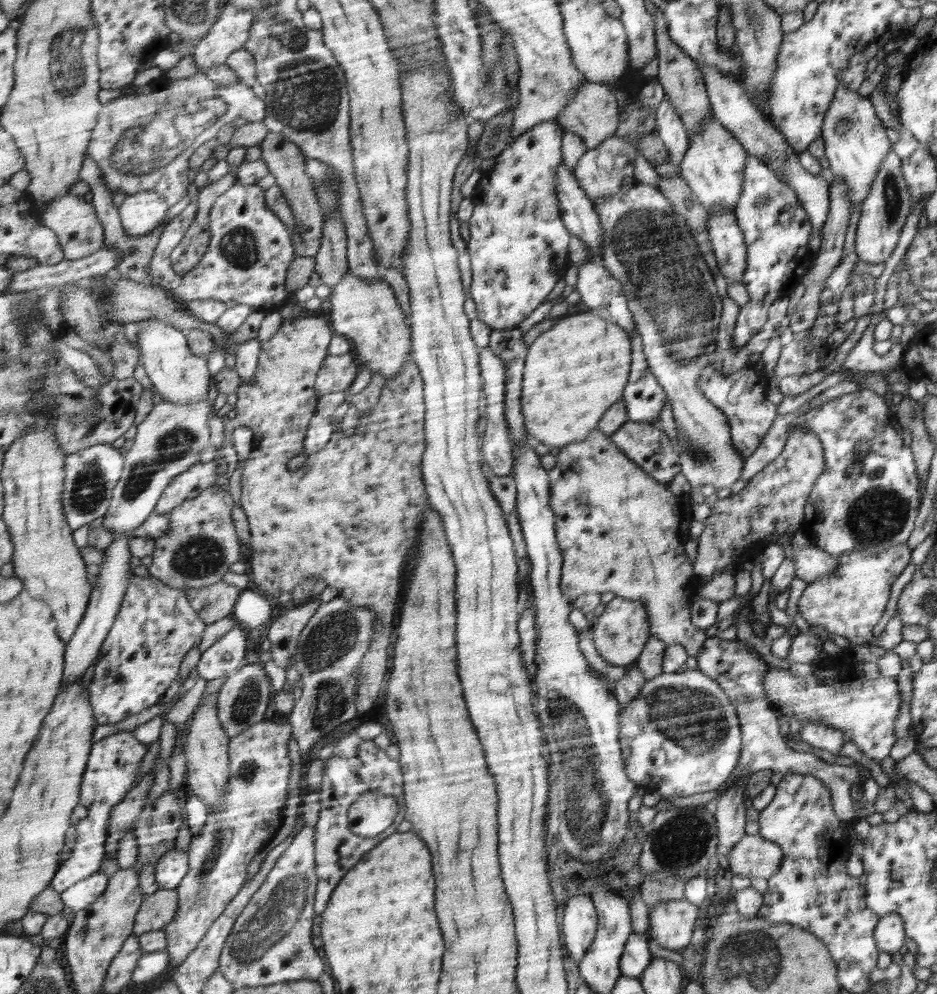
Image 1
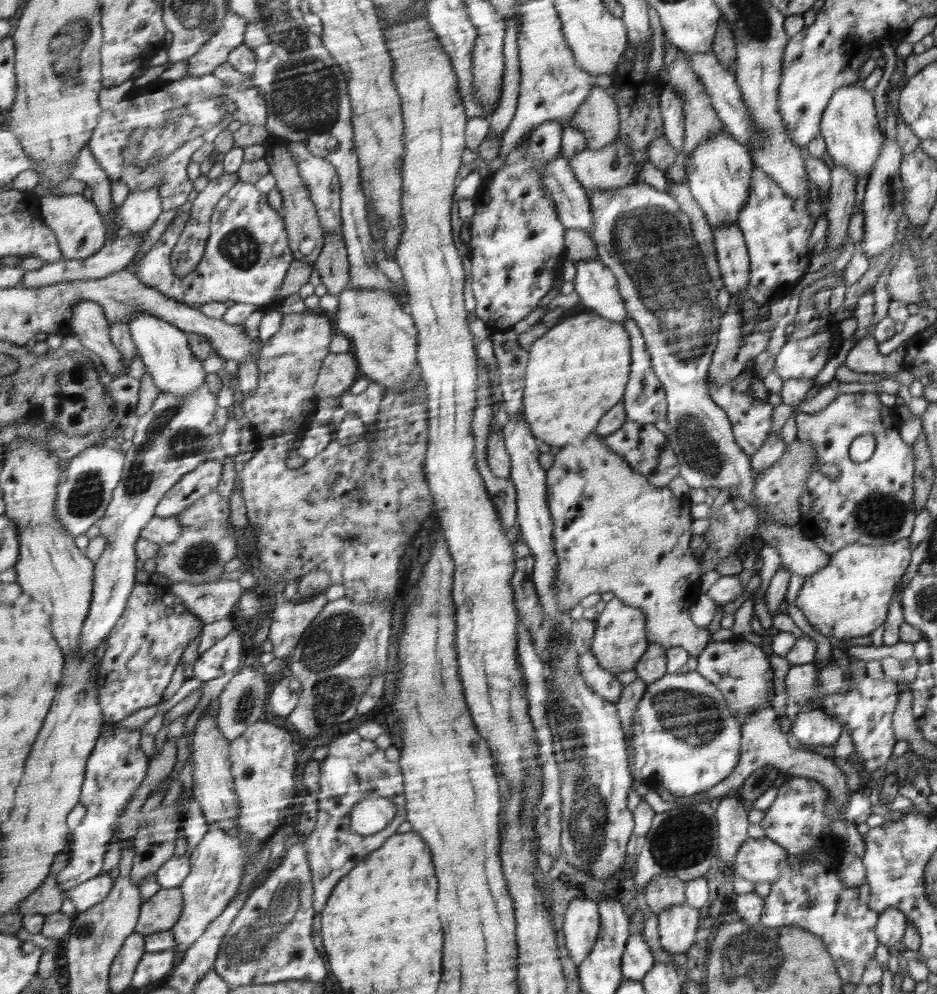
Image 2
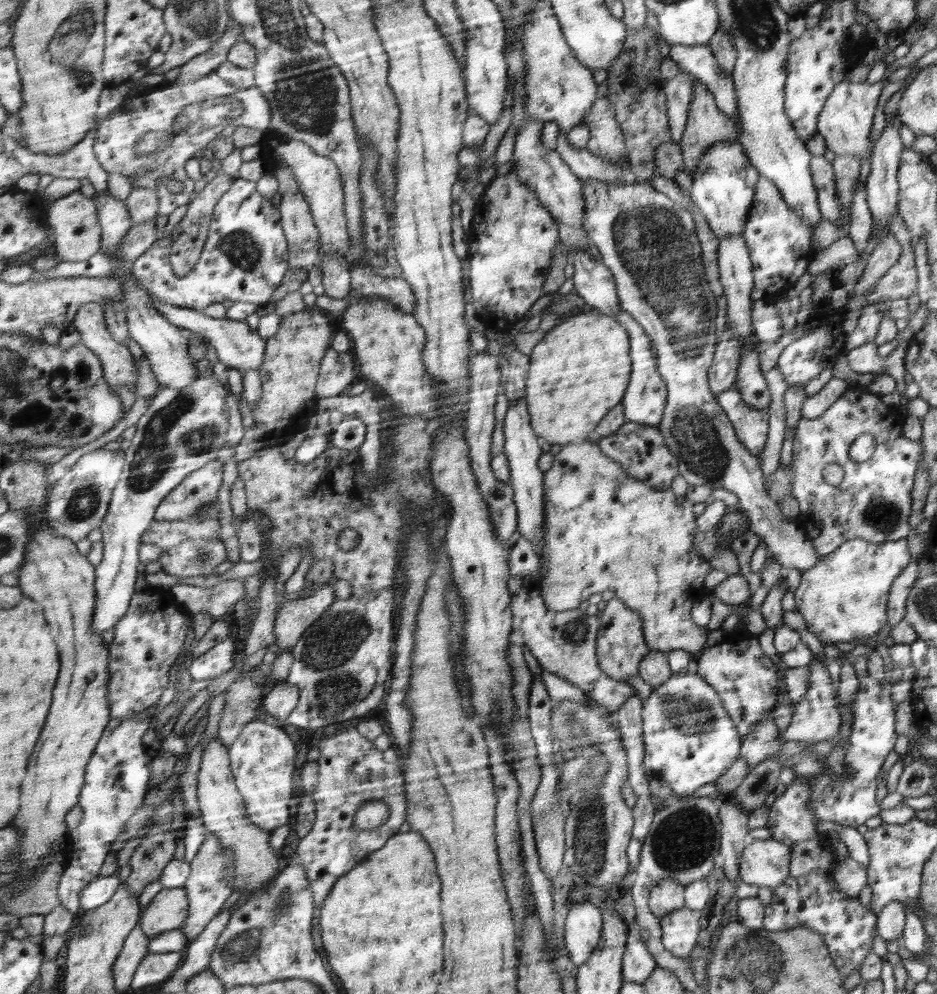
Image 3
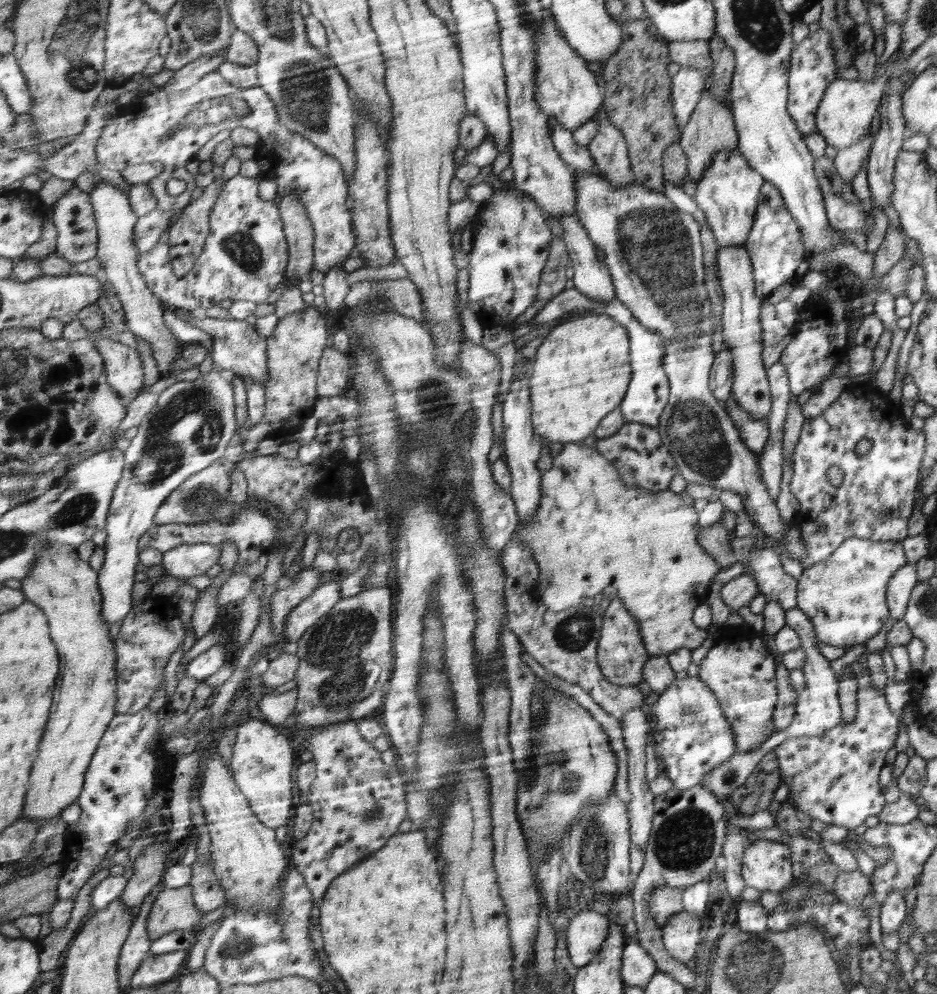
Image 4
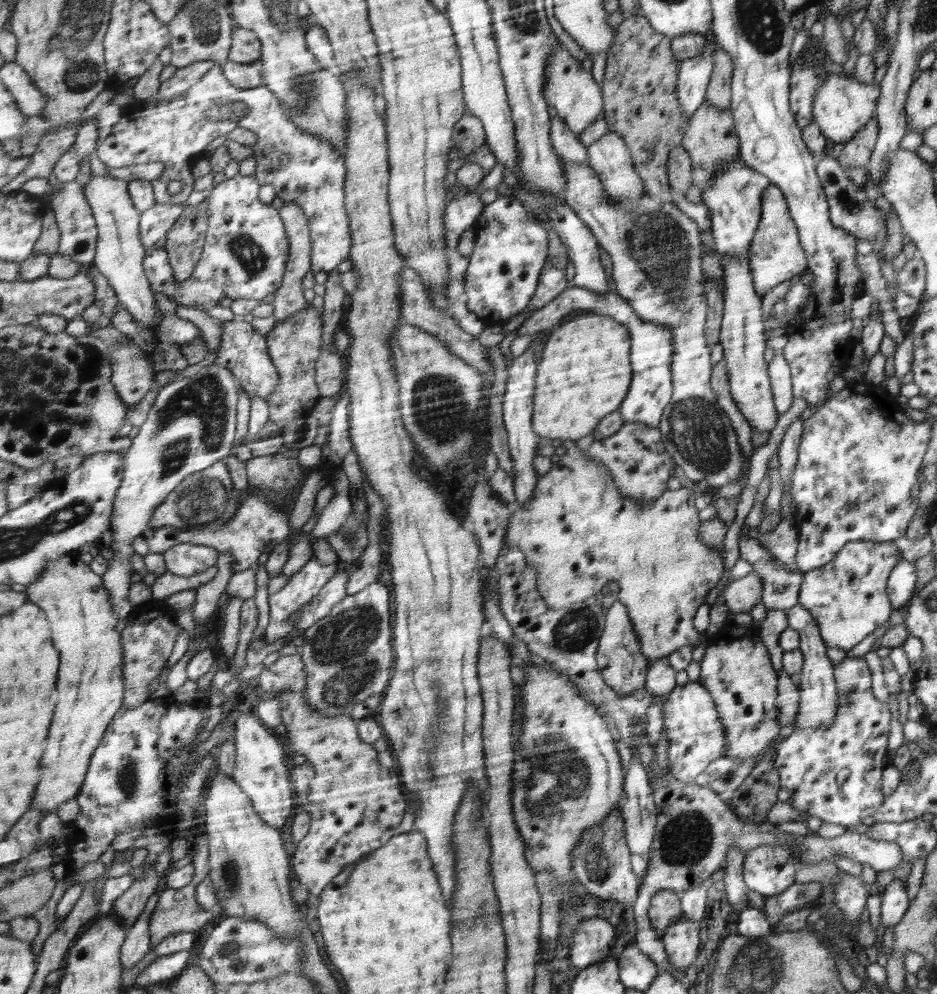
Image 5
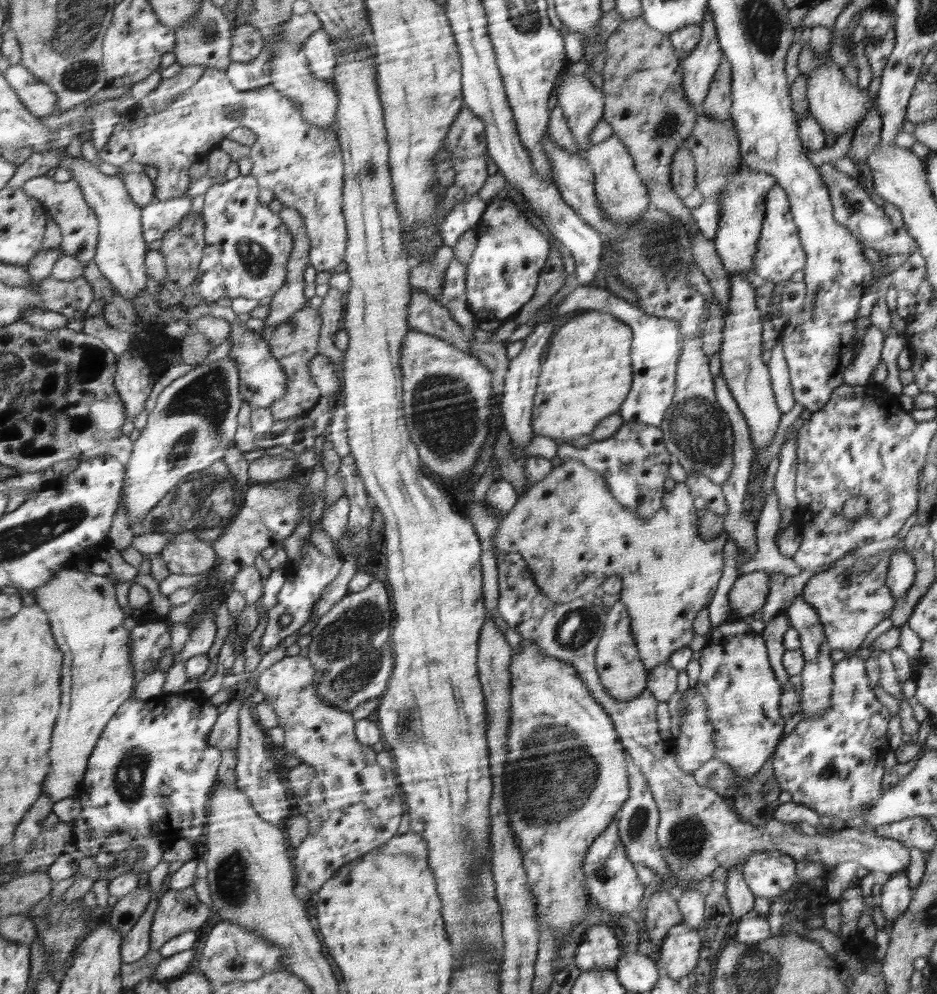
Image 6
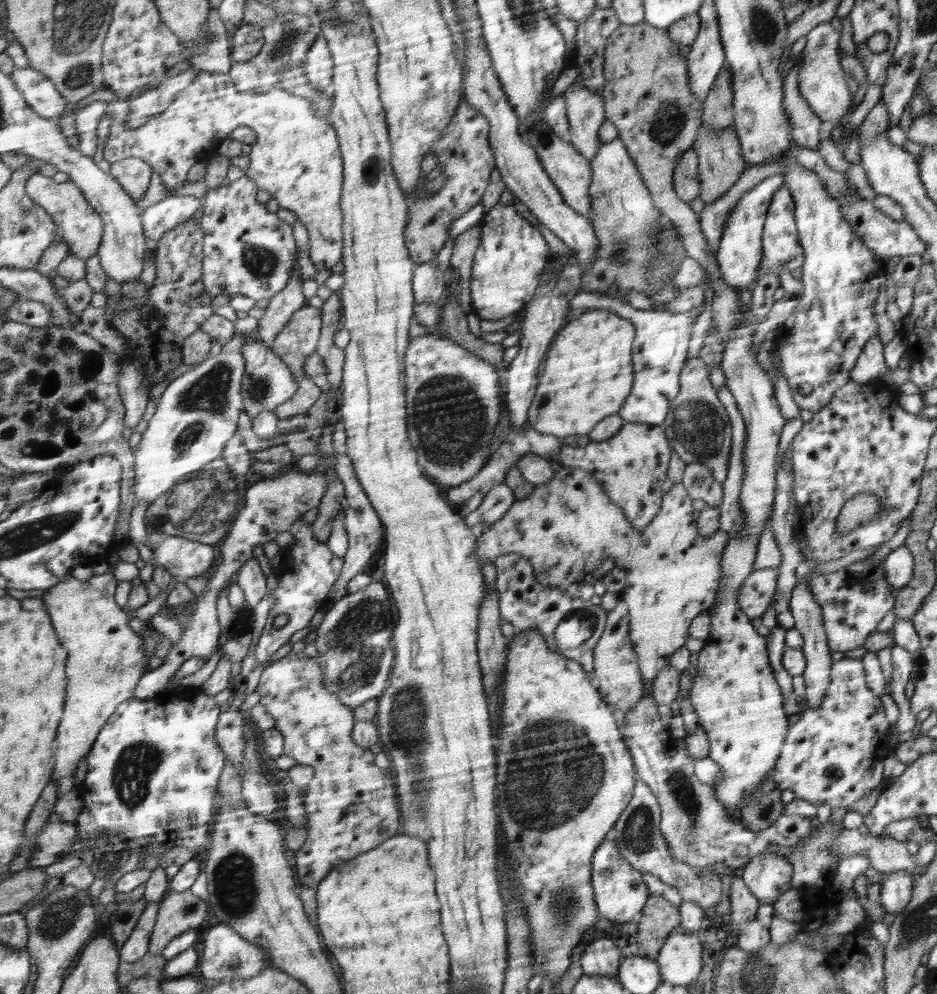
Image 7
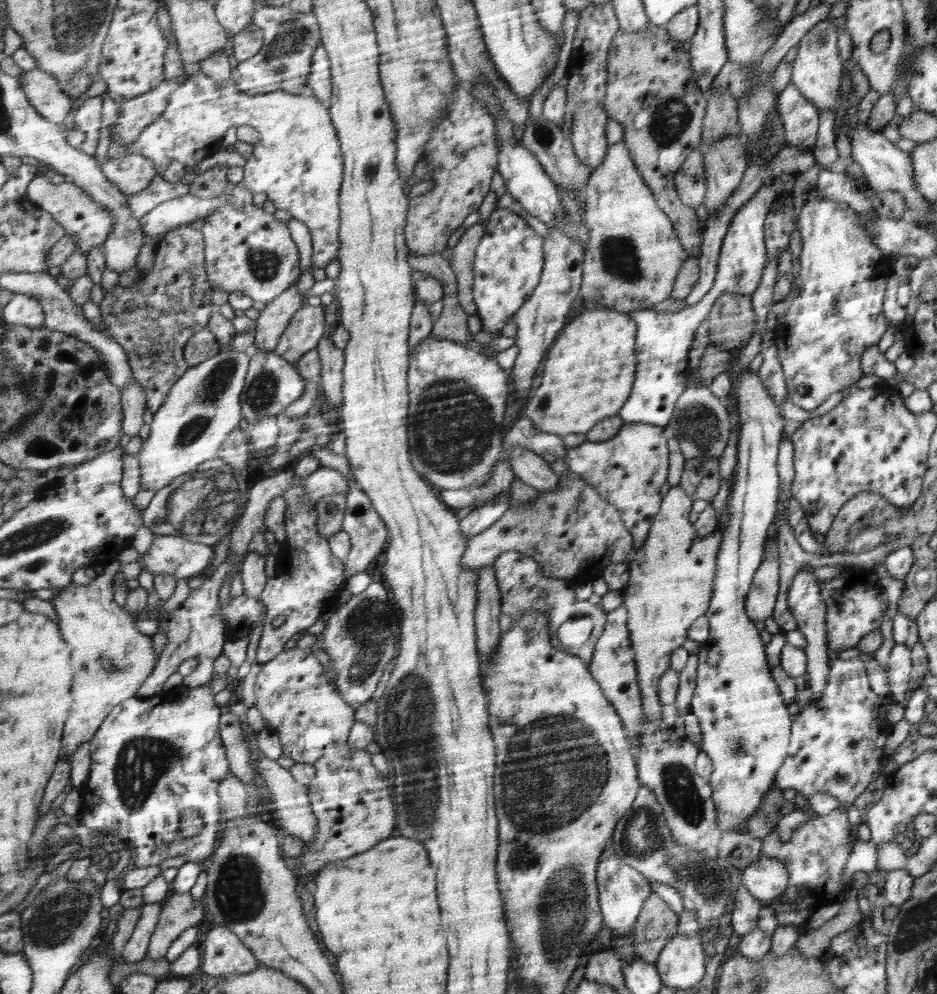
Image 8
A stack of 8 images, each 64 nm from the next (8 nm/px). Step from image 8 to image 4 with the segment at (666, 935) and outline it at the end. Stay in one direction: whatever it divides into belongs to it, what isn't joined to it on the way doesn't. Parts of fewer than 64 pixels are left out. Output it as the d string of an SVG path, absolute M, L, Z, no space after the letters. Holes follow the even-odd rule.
M662 886L652 892L649 902L650 916L654 918L658 928L662 929L664 924L674 915L684 910L684 892L680 888Z

